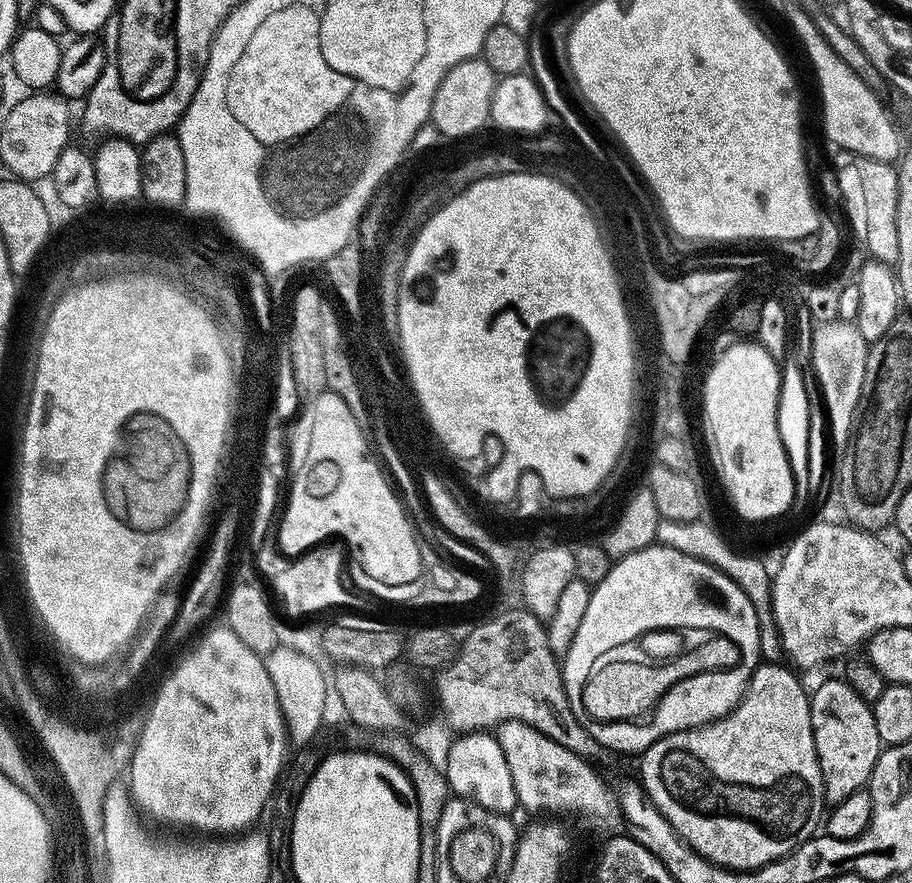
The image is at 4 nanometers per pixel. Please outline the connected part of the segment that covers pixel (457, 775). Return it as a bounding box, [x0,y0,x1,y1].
[442,731,518,814]

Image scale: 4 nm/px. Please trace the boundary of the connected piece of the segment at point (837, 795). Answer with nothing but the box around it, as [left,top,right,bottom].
[809,678,884,802]

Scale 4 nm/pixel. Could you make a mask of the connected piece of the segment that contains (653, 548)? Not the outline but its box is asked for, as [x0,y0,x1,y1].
[562,542,761,754]

